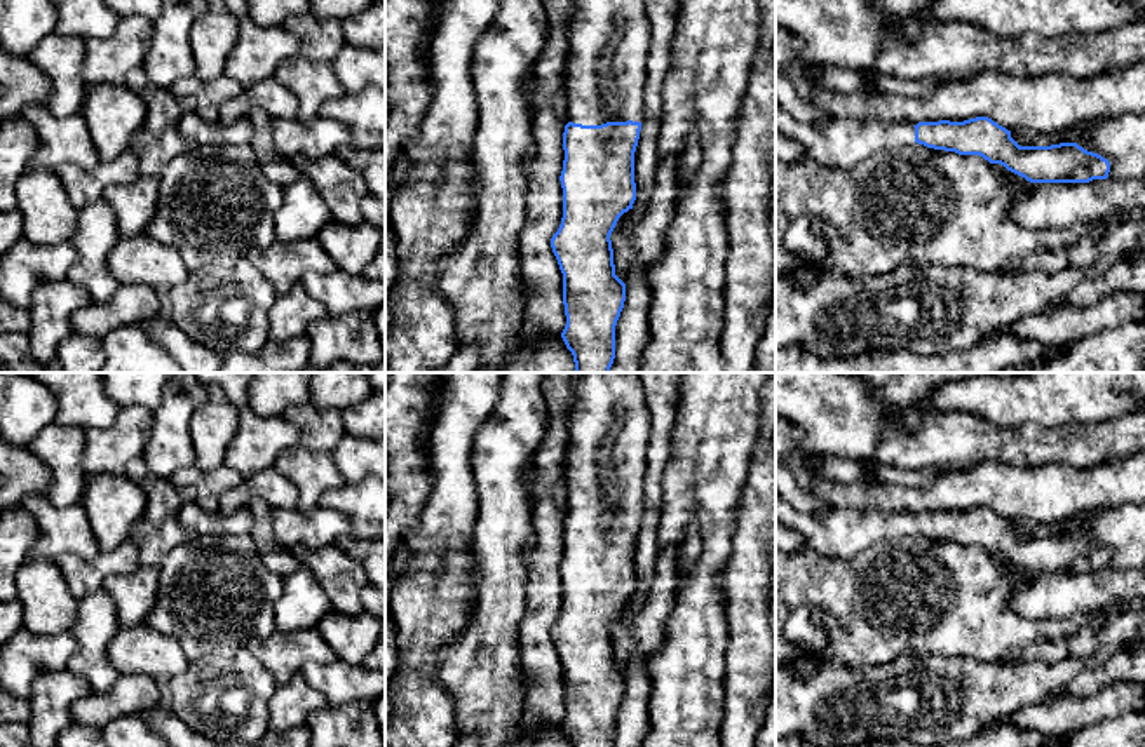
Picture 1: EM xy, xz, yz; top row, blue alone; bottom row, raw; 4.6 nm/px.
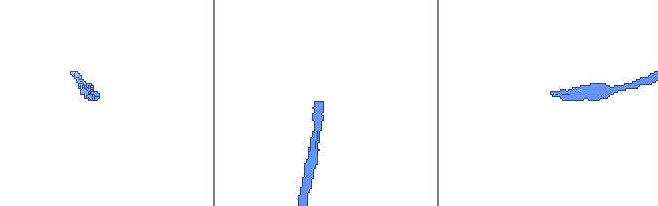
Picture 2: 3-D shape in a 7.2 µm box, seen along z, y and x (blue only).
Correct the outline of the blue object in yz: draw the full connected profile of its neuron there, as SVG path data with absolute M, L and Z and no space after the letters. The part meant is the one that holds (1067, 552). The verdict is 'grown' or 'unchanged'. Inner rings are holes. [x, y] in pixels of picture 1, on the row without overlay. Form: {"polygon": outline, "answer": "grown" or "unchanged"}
{"polygon": "M776 491L776 519L798 533L809 550L835 561L849 561L880 540L899 540L918 533L959 545L979 545L1030 573L1089 573L1107 569L1110 562L1107 548L1077 533L1020 536L1011 528L1011 521L988 507L964 512L918 512L917 515L852 507L805 514Z", "answer": "grown"}

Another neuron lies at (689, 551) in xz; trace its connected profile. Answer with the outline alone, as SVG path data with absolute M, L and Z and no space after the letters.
M692 526L687 533L685 542L678 548L678 580L687 578L688 569L702 550L701 533Z

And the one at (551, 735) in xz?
M561 724L545 726L535 731L532 737L516 735L507 747L573 747L566 738Z

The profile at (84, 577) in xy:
M132 538L124 540L110 552L99 552L92 559L63 554L54 562L78 601L103 589L110 576L127 575L141 566L139 548Z

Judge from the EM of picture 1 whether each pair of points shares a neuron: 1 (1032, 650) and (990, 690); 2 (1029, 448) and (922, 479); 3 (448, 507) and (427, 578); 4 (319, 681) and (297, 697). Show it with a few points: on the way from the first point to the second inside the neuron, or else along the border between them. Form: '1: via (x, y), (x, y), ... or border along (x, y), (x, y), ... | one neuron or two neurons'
1: border along (1065, 659), (1006, 662) | two neurons
2: border along (900, 469), (945, 471) | two neurons
3: via (447, 524), (443, 551), (438, 561) | one neuron
4: border along (300, 672), (328, 704) | two neurons

